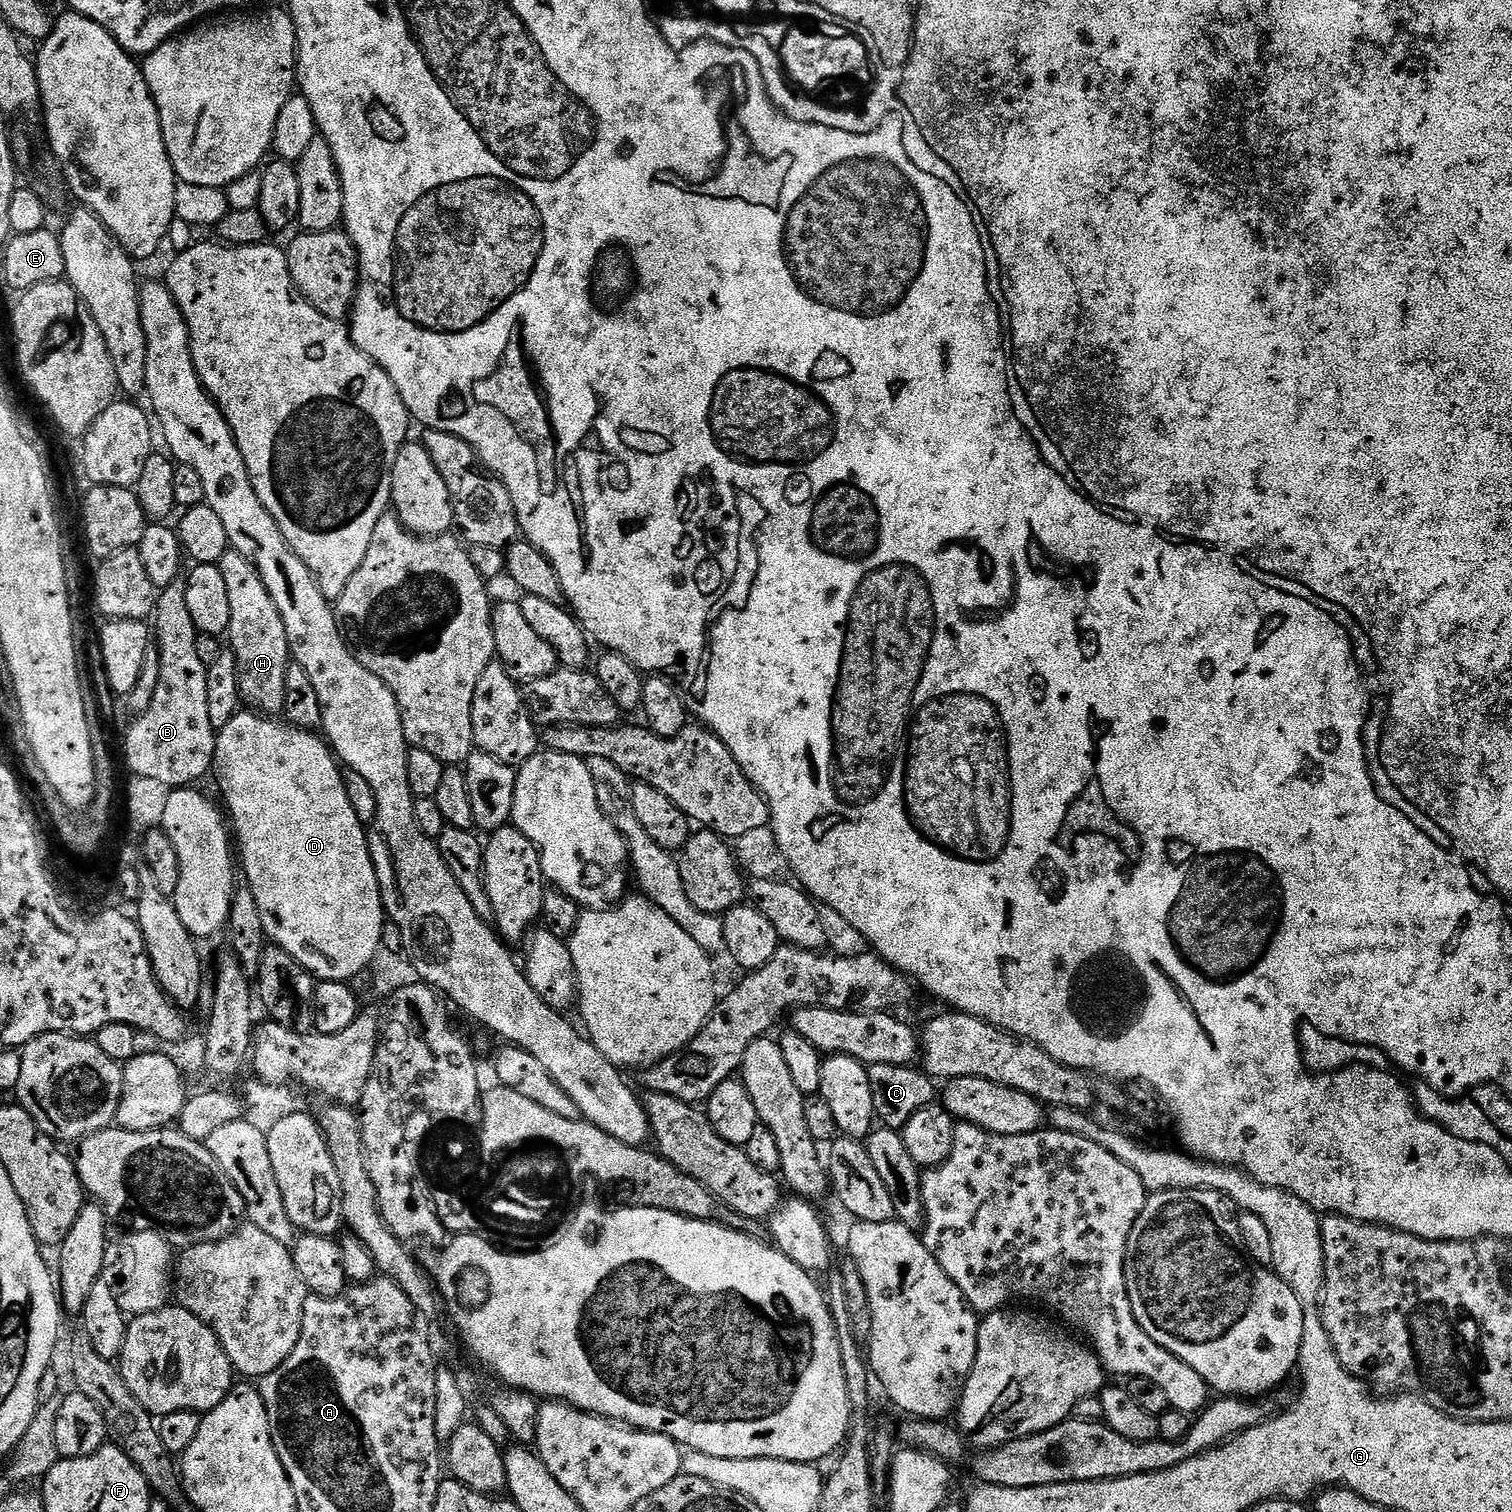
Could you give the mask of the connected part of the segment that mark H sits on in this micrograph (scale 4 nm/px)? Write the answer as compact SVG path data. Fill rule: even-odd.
M225 550L219 566L222 578L226 580L226 594L230 596L230 620L226 641L228 640L227 647L236 655L241 701L249 709L261 714L283 713L290 653L278 606L274 606L254 565L242 558L242 554Z

